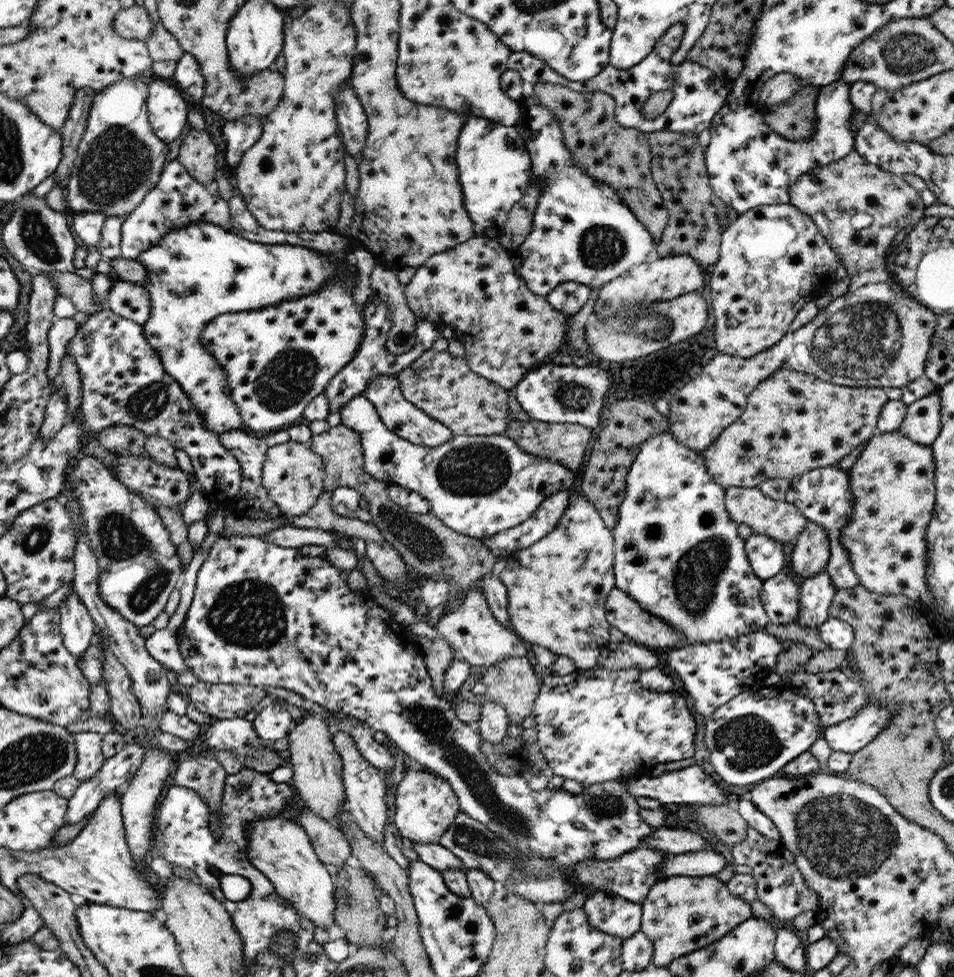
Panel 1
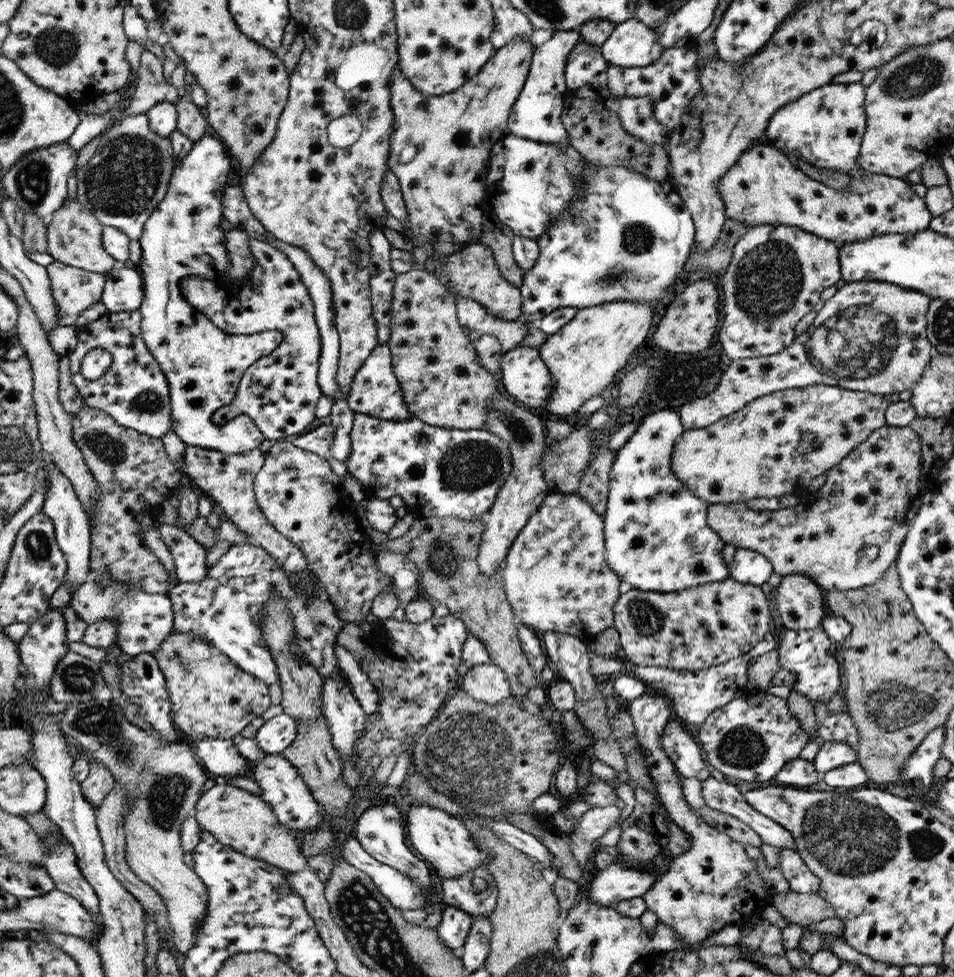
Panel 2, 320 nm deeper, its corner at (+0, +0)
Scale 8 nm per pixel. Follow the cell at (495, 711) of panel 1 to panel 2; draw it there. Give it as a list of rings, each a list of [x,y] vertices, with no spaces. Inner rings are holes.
[[[491,663],[472,667],[460,680],[460,686],[468,694],[489,705],[510,697],[510,684],[503,669]]]

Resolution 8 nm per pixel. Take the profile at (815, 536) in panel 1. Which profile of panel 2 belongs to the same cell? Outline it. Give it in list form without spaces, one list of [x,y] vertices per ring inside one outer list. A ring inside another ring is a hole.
[[[790,573],[776,588],[778,612],[788,630],[821,627],[827,609],[820,586],[803,574]]]

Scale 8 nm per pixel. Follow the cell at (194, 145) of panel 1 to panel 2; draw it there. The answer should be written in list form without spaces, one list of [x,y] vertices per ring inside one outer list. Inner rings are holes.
[[[182,91],[180,100],[175,104],[178,116],[177,130],[190,141],[198,142],[206,136],[206,120],[200,108],[188,96],[188,93]]]

